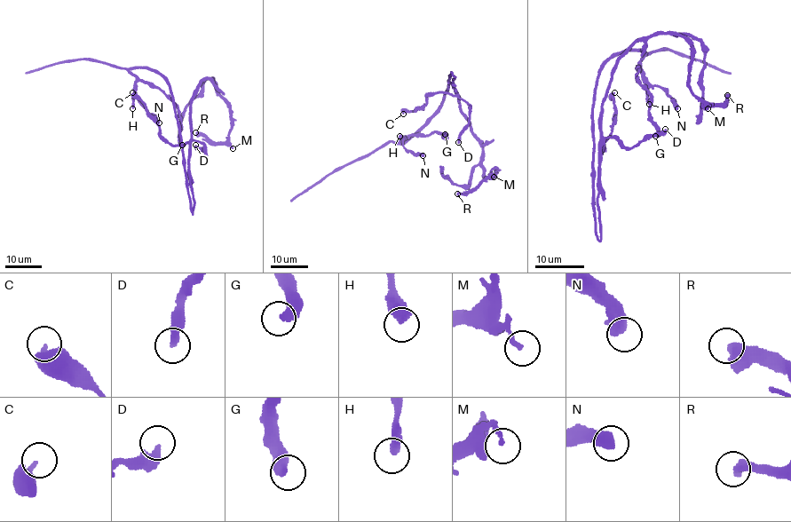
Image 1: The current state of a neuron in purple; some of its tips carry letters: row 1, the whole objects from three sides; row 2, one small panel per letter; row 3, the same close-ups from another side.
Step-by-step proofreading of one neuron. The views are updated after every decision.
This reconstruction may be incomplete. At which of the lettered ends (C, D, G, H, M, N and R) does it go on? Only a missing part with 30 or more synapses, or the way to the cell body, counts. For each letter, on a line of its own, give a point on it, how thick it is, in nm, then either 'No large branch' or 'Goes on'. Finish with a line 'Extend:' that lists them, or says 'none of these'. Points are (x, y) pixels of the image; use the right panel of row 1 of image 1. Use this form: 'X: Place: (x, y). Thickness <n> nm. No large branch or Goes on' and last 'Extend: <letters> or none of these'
C: Place: (614, 92). Thickness 320 nm. No large branch
D: Place: (665, 129). Thickness 340 nm. No large branch
G: Place: (655, 136). Thickness 400 nm. No large branch
H: Place: (649, 104). Thickness 460 nm. No large branch
M: Place: (707, 108). Thickness 160 nm. No large branch
N: Place: (677, 108). Thickness 550 nm. No large branch
R: Place: (727, 95). Thickness 340 nm. No large branch
Extend: none of these

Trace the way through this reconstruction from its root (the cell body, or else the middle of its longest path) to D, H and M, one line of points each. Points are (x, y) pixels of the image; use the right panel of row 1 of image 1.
D: (596, 225), (596, 237), (599, 240), (598, 146), (610, 136), (625, 146), (633, 148), (665, 129)
H: (596, 225), (593, 193), (593, 100), (600, 66), (627, 50), (642, 51), (640, 71), (649, 104)
M: (596, 225), (599, 240), (603, 98), (613, 67), (634, 43), (679, 34), (692, 48), (689, 89), (707, 108)

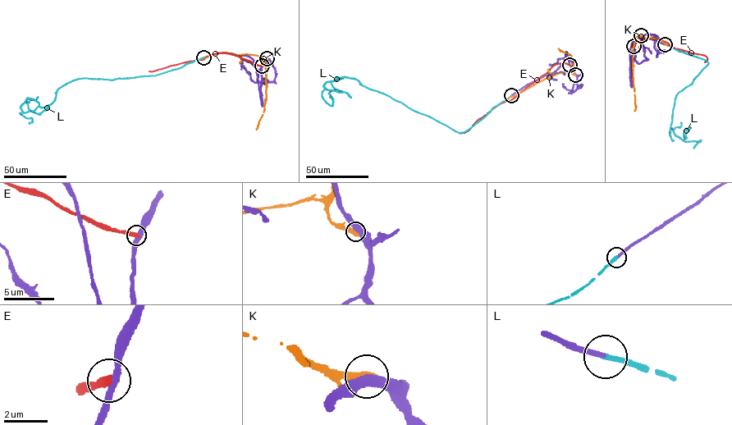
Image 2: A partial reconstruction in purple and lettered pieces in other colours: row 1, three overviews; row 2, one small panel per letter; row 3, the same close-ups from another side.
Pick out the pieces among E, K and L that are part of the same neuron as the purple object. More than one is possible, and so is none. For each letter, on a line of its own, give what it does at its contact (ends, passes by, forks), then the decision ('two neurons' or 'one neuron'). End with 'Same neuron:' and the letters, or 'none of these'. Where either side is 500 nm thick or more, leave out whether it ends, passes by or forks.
E: it ends there; two neurons
K: it ends there; two neurons
L: it ends there; one neuron
Same neuron: L

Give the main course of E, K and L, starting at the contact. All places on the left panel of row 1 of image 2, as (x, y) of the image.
E: (262, 66), (235, 55), (219, 52), (203, 59), (149, 71)
K: (267, 58), (263, 57), (266, 70), (264, 111), (256, 130)
L: (203, 57), (154, 75), (72, 80), (44, 107), (25, 100), (20, 113), (32, 119), (29, 122)

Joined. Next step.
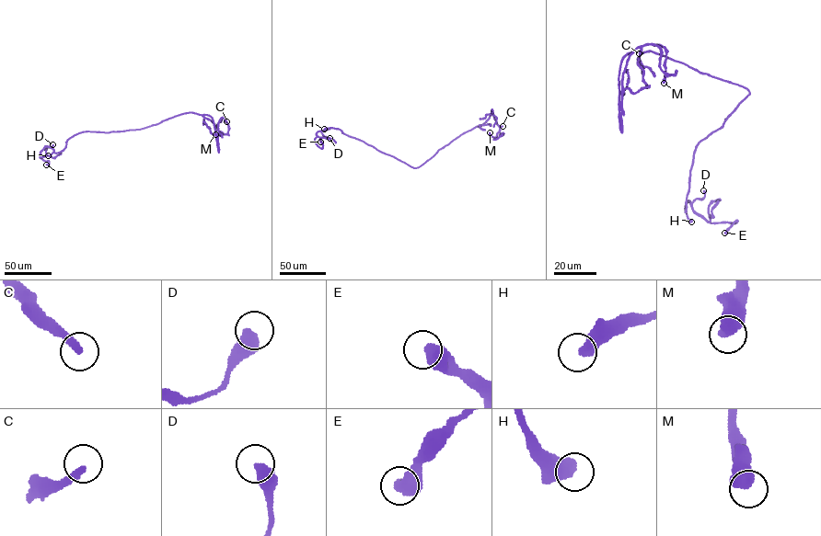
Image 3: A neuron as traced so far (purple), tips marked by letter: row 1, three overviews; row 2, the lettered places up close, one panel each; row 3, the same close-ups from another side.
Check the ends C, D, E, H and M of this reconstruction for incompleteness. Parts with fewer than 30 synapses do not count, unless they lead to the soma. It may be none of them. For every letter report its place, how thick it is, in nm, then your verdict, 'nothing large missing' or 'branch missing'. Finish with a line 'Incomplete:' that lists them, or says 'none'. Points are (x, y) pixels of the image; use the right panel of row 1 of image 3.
C: place (639, 53); calibre 280 nm; branch missing
D: place (703, 190); calibre 550 nm; nothing large missing
E: place (724, 233); calibre 500 nm; nothing large missing
H: place (691, 222); calibre 480 nm; nothing large missing
M: place (664, 83); calibre 650 nm; nothing large missing
Incomplete: C

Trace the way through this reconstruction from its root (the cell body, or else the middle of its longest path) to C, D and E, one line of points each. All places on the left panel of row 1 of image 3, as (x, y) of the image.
C: (159, 122), (189, 112), (208, 115), (213, 121), (218, 152), (218, 123), (222, 117), (226, 121)
D: (159, 122), (139, 130), (79, 132), (68, 139), (65, 147), (58, 153), (44, 146), (52, 144)
E: (159, 122), (139, 130), (79, 132), (59, 152), (45, 146), (40, 157), (48, 161), (46, 165)

